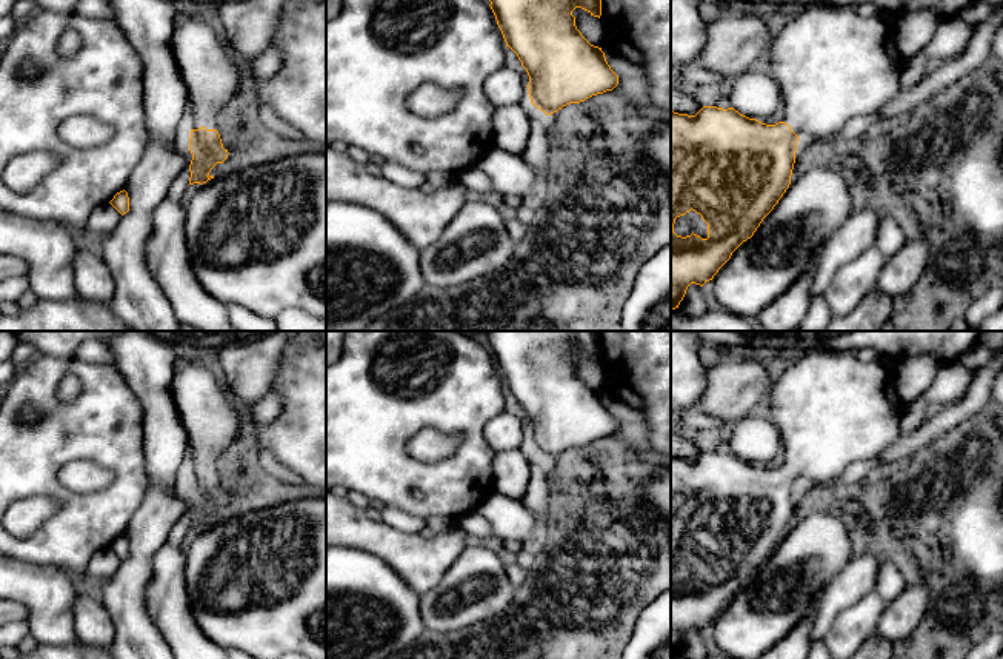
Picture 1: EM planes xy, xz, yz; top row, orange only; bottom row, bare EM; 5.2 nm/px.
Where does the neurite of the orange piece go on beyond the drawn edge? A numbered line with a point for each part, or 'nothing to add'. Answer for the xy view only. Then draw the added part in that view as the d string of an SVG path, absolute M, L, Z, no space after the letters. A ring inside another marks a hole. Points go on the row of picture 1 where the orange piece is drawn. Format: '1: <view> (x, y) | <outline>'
1: xy (209, 70) | M212 15L174 28L171 49L188 91L191 129L217 129L217 117L238 89L245 65L226 43Z

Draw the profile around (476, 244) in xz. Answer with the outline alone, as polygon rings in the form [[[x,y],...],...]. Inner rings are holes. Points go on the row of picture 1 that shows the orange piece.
[[[472,197],[418,260],[428,286],[451,288],[497,273],[514,251],[498,209]]]

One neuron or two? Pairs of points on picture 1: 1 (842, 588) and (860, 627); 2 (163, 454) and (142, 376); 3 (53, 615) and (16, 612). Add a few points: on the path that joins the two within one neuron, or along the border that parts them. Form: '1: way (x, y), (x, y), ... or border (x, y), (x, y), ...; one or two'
1: border (874, 590), (846, 605), (826, 633); two
2: way (163, 434), (160, 410), (154, 396); one
3: border (16, 601), (26, 608), (28, 621); two

